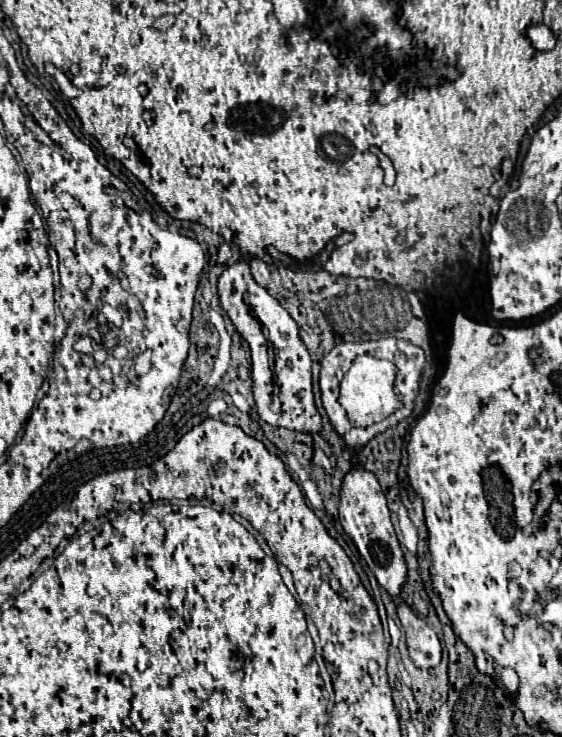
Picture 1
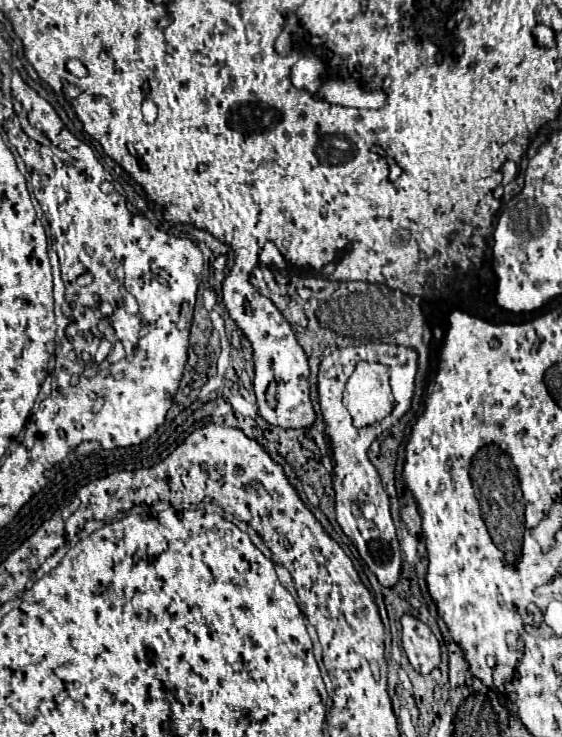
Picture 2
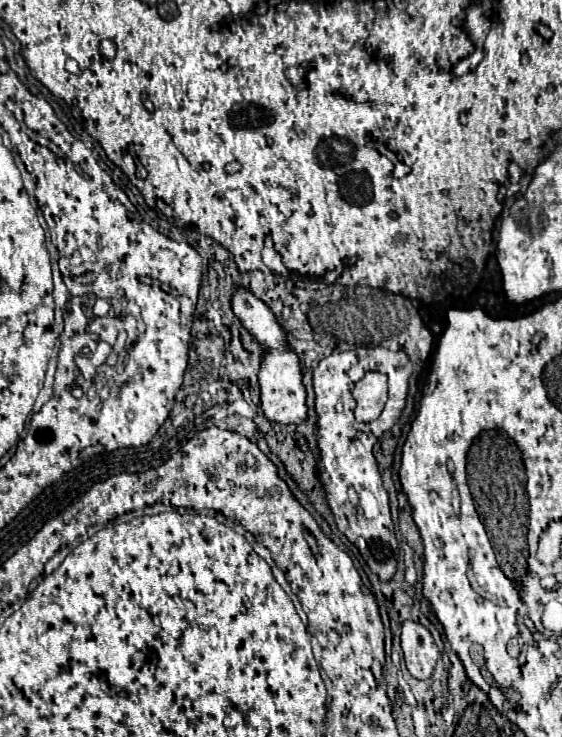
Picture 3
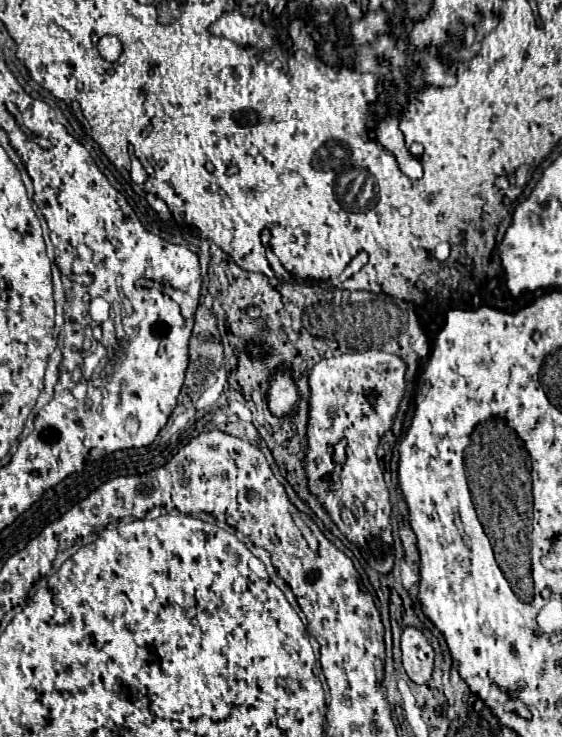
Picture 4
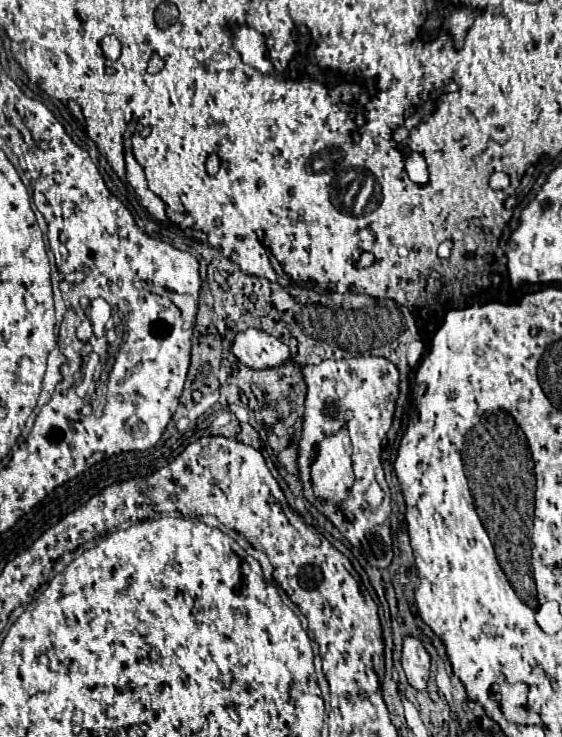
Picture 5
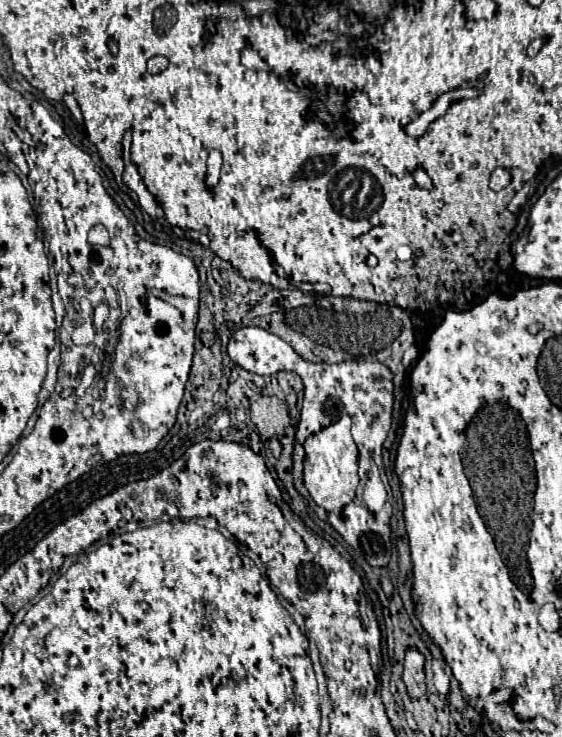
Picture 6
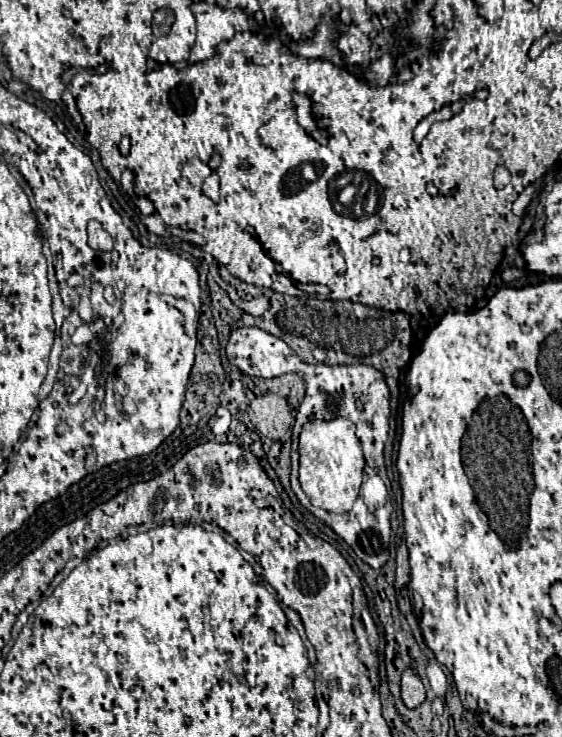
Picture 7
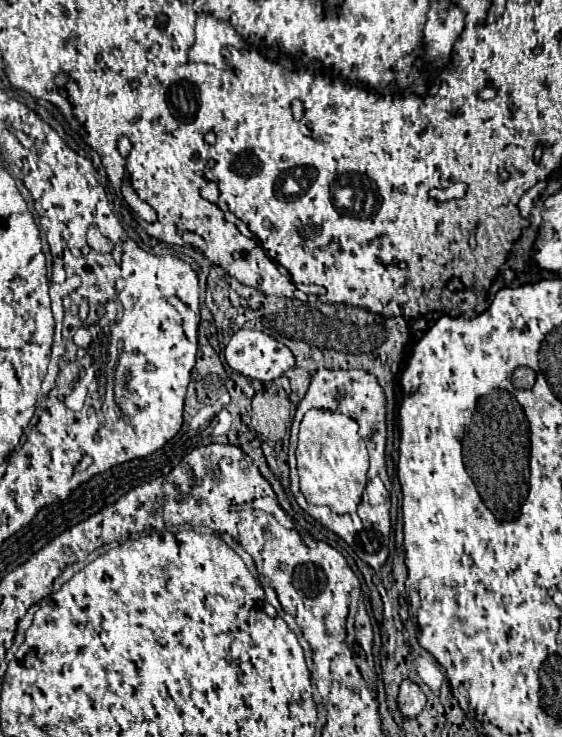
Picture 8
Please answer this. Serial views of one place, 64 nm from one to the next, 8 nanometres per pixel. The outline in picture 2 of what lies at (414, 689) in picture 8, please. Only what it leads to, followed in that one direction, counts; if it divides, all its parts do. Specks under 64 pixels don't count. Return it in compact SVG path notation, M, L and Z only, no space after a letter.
M402 616L402 644L410 666L418 674L430 674L440 664L440 646L436 636L414 616Z

